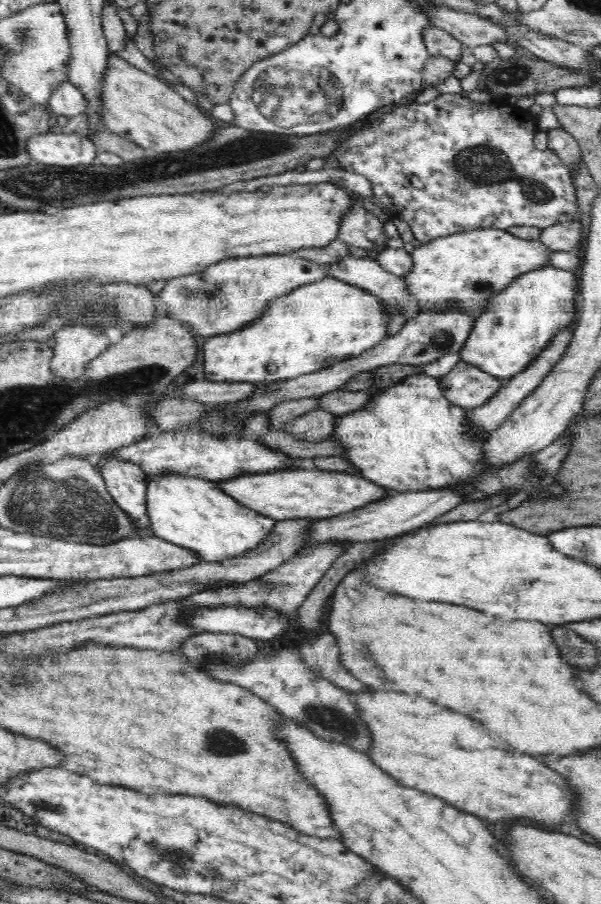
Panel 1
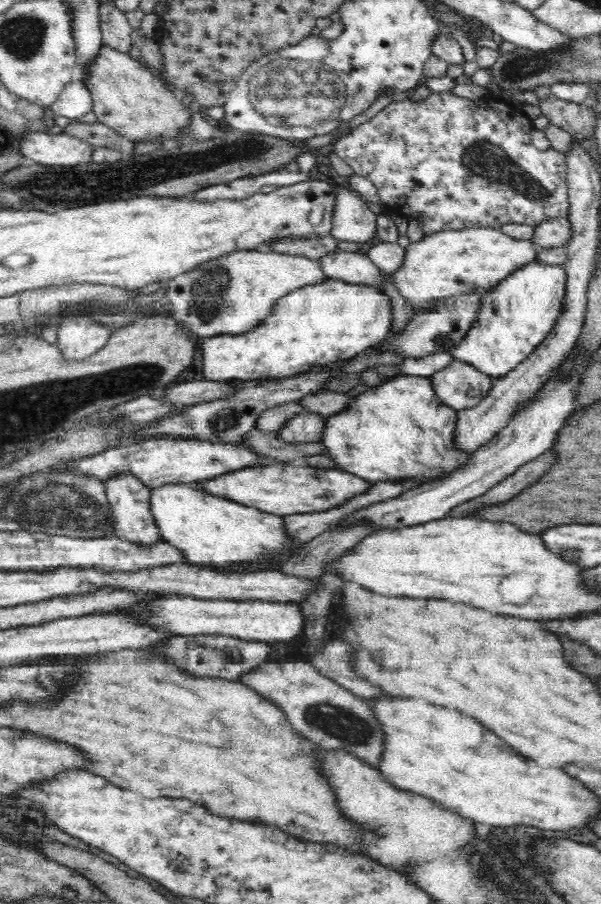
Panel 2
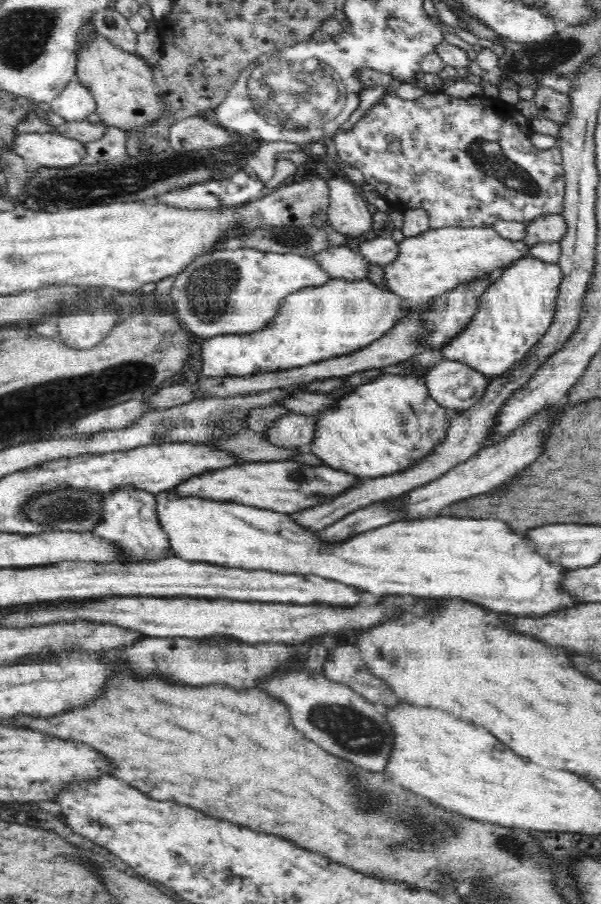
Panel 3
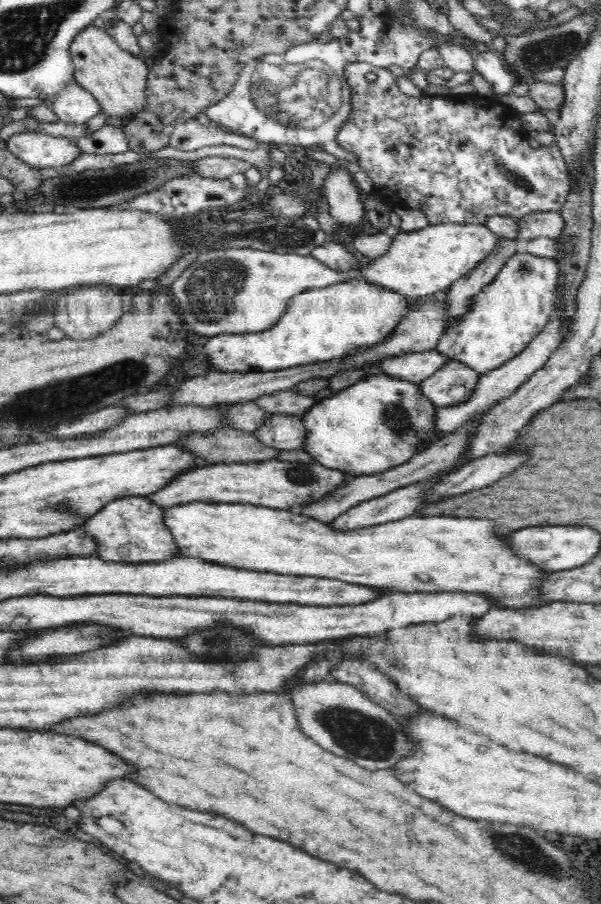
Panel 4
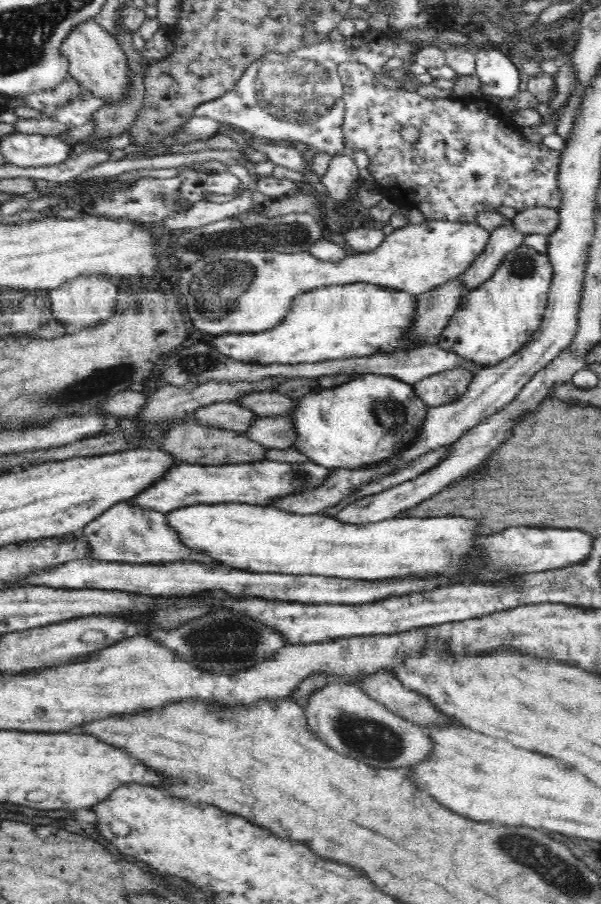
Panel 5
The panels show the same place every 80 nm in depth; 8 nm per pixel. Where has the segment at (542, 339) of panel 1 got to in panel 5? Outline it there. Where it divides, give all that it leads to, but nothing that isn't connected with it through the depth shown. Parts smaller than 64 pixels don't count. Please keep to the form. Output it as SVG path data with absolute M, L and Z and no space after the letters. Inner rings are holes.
M524 244L508 251L502 264L496 267L494 274L479 287L462 296L459 310L450 318L442 334L437 338L437 345L444 350L456 353L456 356L476 364L477 368L498 365L506 357L519 352L539 329L543 314L548 306L548 293L554 278L554 267L546 253L538 252Z

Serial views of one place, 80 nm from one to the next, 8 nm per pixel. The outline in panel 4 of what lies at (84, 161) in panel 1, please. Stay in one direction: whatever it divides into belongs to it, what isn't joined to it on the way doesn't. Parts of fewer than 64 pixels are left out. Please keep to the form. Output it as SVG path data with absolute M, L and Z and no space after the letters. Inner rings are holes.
M38 131L16 133L5 143L10 154L39 170L66 166L74 162L82 152L71 139L50 136Z

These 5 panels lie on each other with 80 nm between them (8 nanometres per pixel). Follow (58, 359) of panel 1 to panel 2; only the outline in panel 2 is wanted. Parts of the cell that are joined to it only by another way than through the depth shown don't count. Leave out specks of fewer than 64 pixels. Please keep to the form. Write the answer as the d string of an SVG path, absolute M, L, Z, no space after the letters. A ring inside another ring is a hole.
M65 319L57 327L57 348L64 361L82 361L103 348L112 329L96 320Z

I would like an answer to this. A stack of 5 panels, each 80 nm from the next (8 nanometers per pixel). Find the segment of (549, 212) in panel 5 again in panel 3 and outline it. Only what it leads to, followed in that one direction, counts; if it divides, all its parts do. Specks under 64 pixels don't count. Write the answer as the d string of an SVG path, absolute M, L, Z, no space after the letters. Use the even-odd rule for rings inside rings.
M561 214L540 217L532 222L525 222L523 242L533 245L541 242L559 242L567 233L567 224Z

